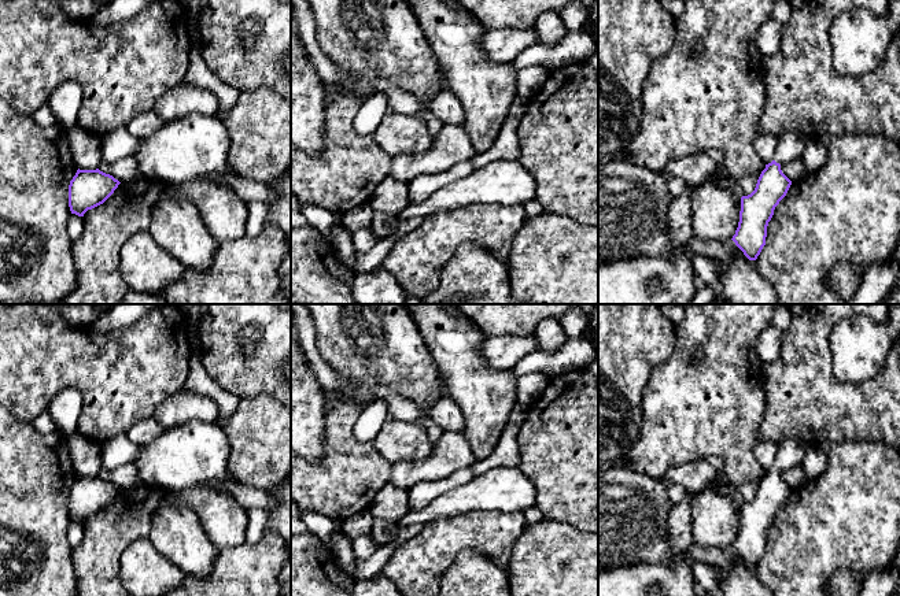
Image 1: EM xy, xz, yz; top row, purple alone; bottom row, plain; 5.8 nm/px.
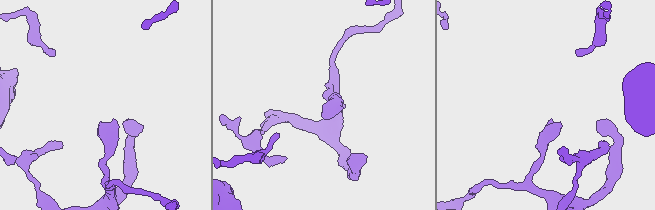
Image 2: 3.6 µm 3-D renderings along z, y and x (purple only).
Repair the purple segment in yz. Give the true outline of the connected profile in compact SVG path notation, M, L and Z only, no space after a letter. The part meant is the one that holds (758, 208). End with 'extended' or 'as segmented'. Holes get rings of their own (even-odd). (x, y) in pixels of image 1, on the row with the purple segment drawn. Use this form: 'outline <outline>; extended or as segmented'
outline M797 133L779 134L775 159L766 164L755 190L741 197L739 222L731 240L749 260L756 260L766 245L768 222L792 185L781 164L800 158L804 144L805 138Z; extended

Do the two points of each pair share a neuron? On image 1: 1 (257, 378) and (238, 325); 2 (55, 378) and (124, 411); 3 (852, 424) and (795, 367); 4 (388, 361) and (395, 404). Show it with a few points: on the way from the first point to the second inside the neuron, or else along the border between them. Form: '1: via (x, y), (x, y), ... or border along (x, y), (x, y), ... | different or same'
1: via (257, 365), (257, 354), (244, 339) | same
2: via (72, 378), (89, 378), (107, 396) | same
3: via (837, 411), (808, 382) | same
4: border along (371, 391), (387, 387), (420, 411) | different

